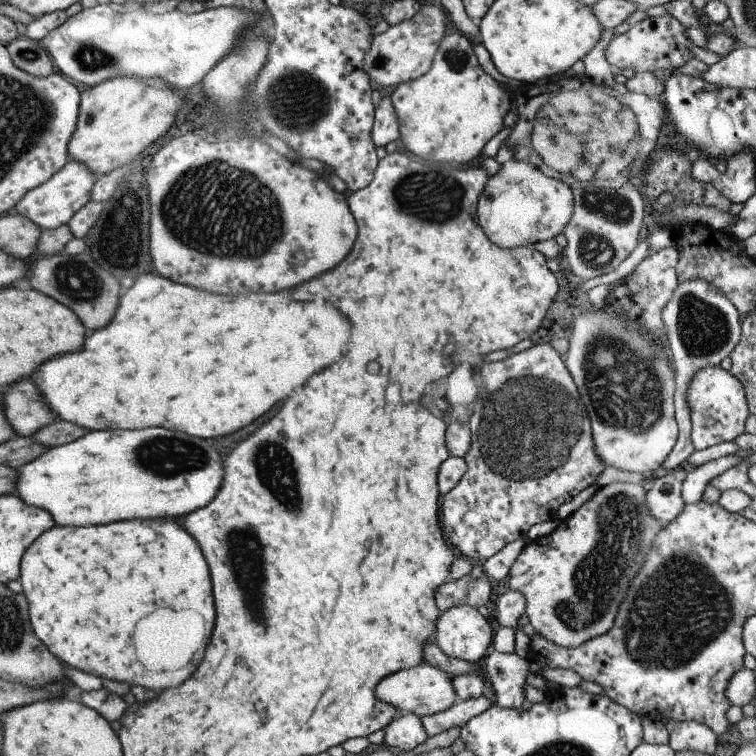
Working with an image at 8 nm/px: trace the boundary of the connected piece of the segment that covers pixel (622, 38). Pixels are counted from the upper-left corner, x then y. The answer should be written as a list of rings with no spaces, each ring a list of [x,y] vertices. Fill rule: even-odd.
[[[670,14],[658,17],[647,17],[642,22],[635,24],[631,30],[616,36],[610,40],[610,44],[604,50],[604,57],[610,66],[616,66],[620,70],[626,68],[640,72],[668,72],[673,75],[680,66],[684,66],[688,60],[695,58],[690,50],[692,42],[686,36],[684,26],[670,17]]]

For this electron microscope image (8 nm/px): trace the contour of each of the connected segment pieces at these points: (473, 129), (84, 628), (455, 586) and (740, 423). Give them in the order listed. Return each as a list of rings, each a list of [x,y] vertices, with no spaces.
[[[448,34],[440,40],[430,70],[410,82],[400,84],[391,96],[392,106],[398,118],[400,141],[416,157],[426,162],[452,165],[468,164],[483,153],[484,146],[503,130],[504,118],[512,107],[512,94],[492,76],[486,74],[473,50],[474,42],[464,34]]]
[[[130,520],[118,522],[108,526],[86,526],[86,528],[50,528],[40,534],[24,552],[20,560],[20,578],[22,593],[27,599],[29,607],[29,620],[36,637],[47,646],[49,652],[64,664],[95,676],[138,684],[150,690],[168,690],[176,688],[194,674],[198,664],[202,662],[202,654],[208,646],[208,640],[214,630],[216,609],[212,586],[210,586],[210,572],[204,560],[203,550],[198,541],[192,538],[178,522],[174,520]]]
[[[486,574],[477,580],[466,575],[458,580],[443,582],[436,589],[434,598],[438,610],[443,613],[456,605],[484,606],[494,591],[495,583]]]
[[[720,365],[700,368],[688,386],[686,402],[690,406],[691,442],[695,451],[735,441],[745,432],[750,416],[748,398],[742,384]]]

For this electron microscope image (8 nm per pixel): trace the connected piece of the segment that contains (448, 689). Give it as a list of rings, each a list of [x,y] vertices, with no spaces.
[[[423,660],[414,668],[402,669],[386,676],[382,682],[378,682],[374,694],[379,701],[392,705],[398,714],[406,712],[415,714],[417,717],[425,717],[445,711],[454,705],[456,691],[451,683],[451,678],[452,676],[447,672],[433,667]]]

